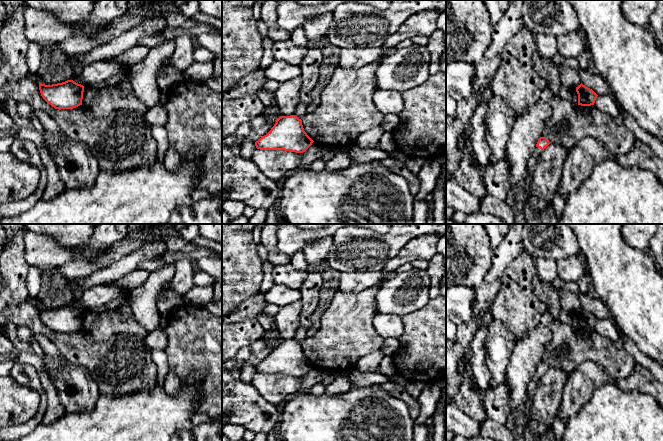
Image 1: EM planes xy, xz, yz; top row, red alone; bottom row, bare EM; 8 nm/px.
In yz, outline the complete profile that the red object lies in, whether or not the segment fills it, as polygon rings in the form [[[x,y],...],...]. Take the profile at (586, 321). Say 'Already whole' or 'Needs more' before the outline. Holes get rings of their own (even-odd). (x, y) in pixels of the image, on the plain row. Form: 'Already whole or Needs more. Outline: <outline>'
Already whole. Outline: [[[582,307],[576,311],[576,316],[578,318],[578,329],[581,330],[594,329],[598,320],[592,313],[586,311]]]

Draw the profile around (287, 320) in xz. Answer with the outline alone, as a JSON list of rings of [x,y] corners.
[[[300,300],[281,307],[274,316],[274,328],[281,340],[295,339],[297,329],[301,323],[302,304]]]

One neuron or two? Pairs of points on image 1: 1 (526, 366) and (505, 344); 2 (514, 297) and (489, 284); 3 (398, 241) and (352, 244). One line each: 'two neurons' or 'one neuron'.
1: two neurons
2: two neurons
3: one neuron

